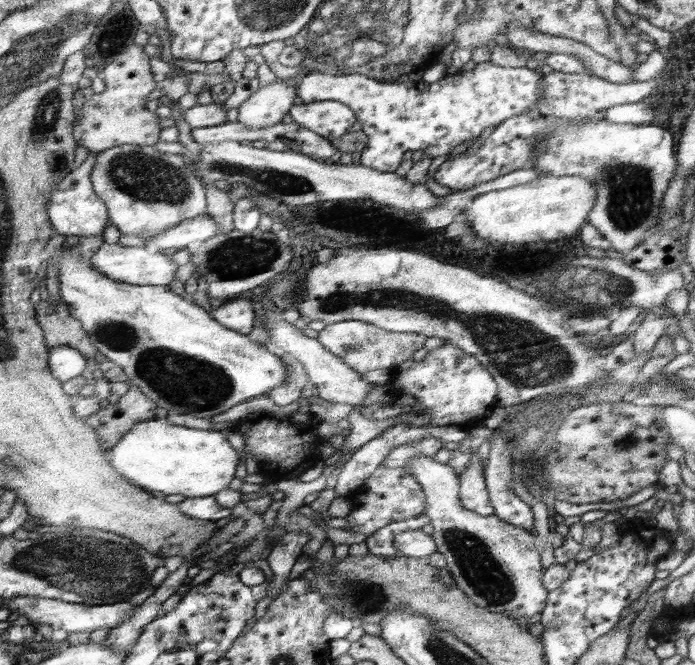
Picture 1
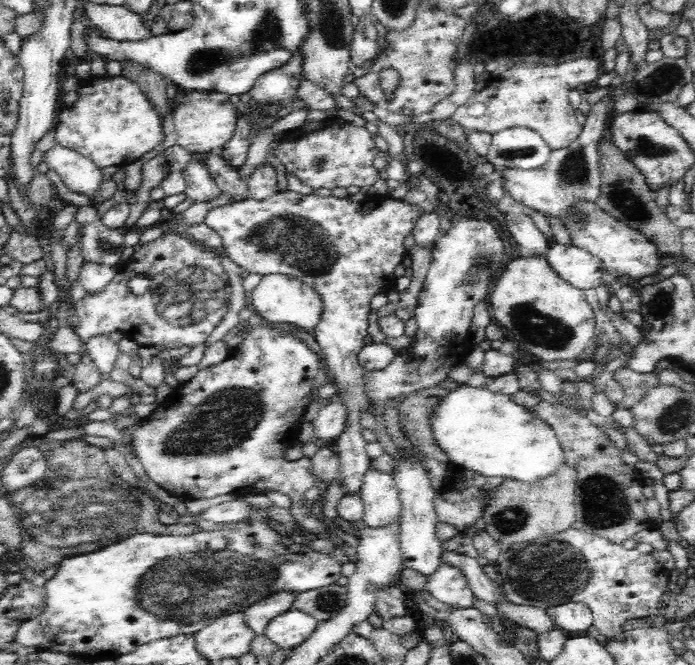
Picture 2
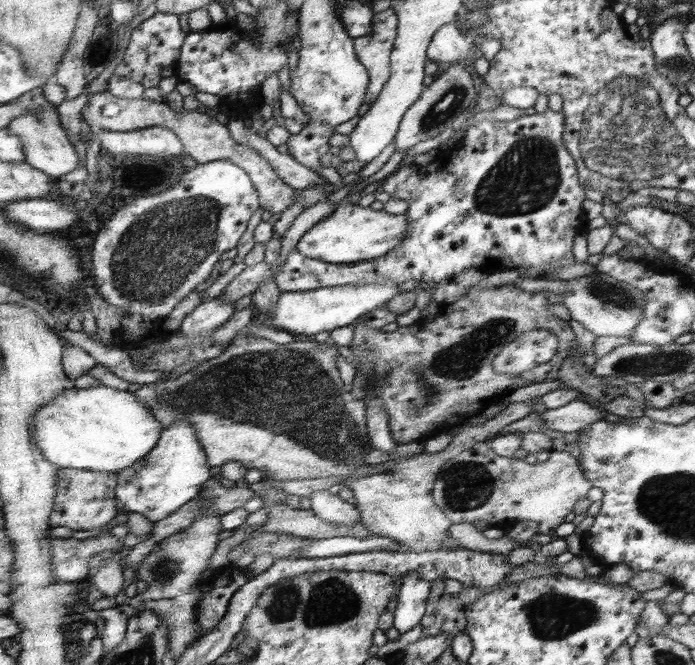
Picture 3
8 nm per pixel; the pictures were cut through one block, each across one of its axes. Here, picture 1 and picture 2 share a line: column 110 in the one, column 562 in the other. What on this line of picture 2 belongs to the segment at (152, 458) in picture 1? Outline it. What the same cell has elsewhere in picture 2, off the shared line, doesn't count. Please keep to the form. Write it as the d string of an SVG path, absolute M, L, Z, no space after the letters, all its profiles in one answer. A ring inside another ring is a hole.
M465 384L447 390L433 409L429 420L432 438L449 462L460 469L532 483L567 463L554 429L535 412L516 403L512 396Z

